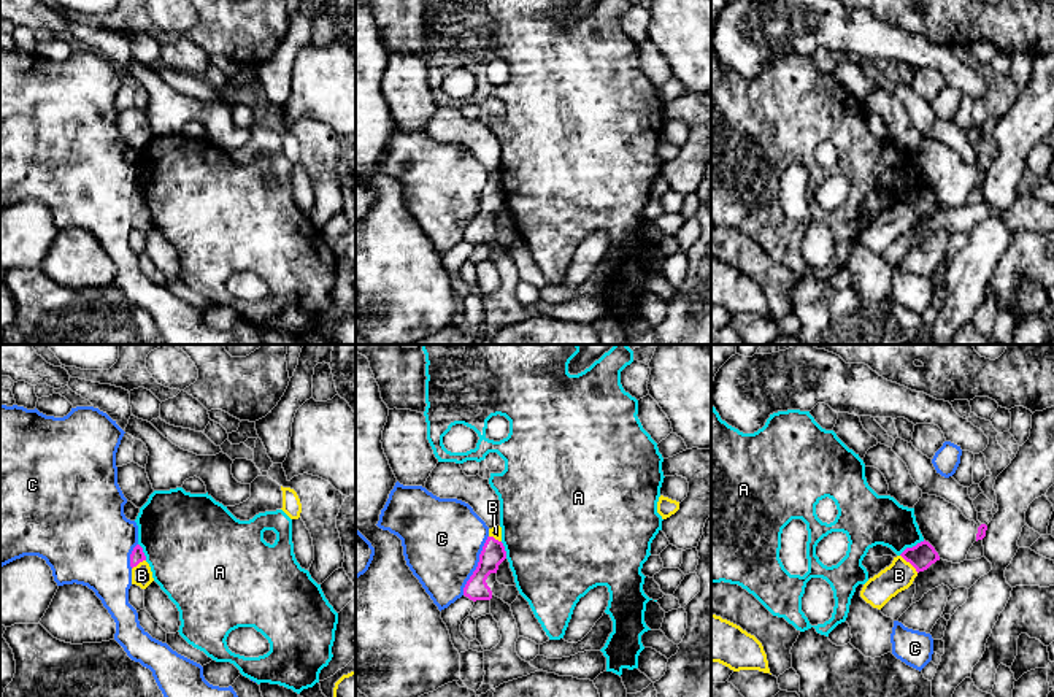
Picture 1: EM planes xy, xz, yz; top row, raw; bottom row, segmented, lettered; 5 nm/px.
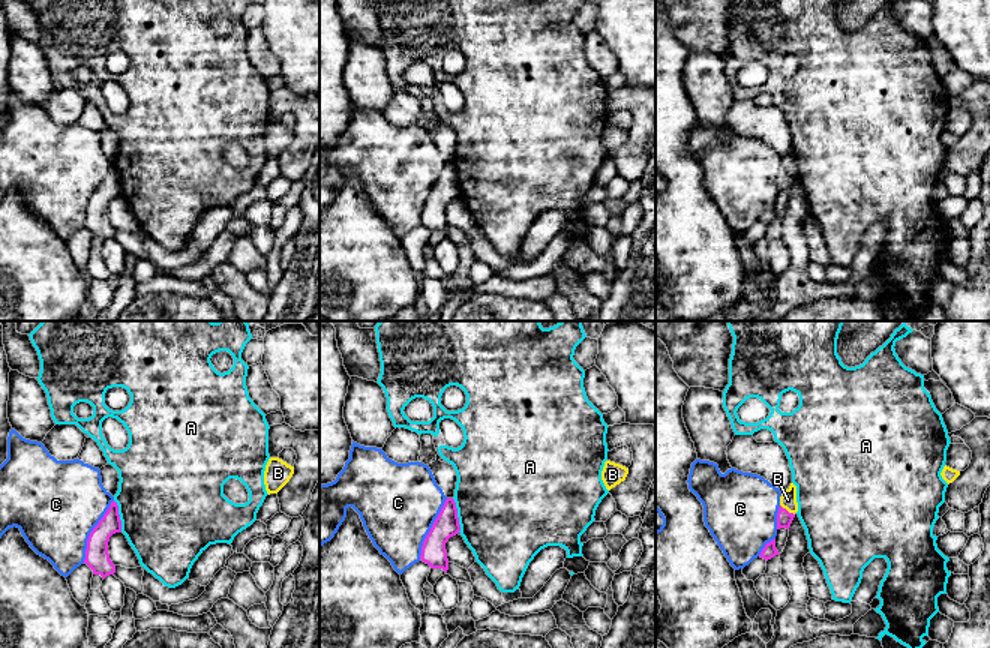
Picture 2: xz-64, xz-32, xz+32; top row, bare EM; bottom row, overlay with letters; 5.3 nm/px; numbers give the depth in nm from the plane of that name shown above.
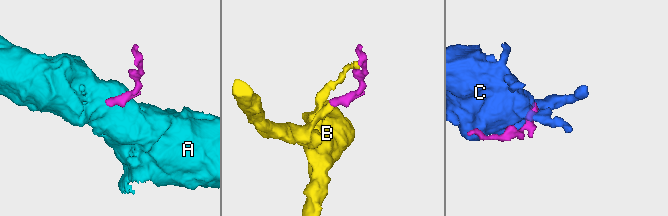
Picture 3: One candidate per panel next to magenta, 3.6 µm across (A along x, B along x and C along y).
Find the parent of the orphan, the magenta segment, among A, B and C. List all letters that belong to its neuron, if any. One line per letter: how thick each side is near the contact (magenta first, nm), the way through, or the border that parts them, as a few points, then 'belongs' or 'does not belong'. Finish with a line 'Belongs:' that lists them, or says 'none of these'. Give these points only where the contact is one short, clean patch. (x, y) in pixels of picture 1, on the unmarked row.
A: calibres 130 and 260 nm; border yz (924, 184), (907, 191), (899, 199); does not belong
B: calibres 130 and 150 nm; way yz (921, 200), (910, 207), (899, 219); belongs
C: calibres 120 and 400 nm; does not belong
Belongs: B

